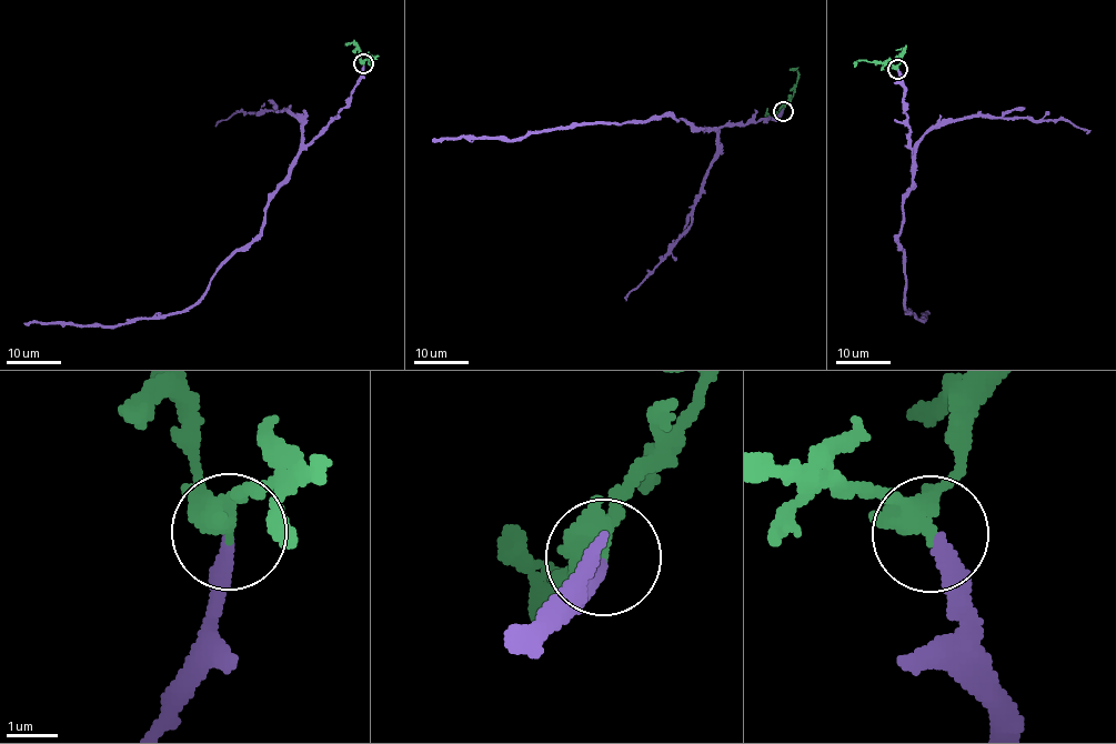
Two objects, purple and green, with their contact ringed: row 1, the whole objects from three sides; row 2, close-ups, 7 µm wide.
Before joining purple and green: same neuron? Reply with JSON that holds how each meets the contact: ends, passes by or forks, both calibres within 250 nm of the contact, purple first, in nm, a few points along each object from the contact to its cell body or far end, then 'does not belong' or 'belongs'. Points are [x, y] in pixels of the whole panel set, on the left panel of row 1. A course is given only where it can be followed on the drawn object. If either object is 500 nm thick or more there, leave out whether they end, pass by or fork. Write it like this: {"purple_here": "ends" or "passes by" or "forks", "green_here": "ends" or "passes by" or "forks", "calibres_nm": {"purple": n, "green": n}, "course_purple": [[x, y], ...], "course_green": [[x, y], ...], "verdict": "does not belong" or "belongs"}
{"purple_here": "ends", "green_here": "passes by", "calibres_nm": {"purple": 200, "green": 340}, "course_purple": [[363, 63], [351, 100], [299, 154], [269, 202], [263, 230], [220, 268], [194, 304], [114, 327], [24, 323]], "course_green": [[363, 63], [376, 56], [371, 62]], "verdict": "belongs"}

